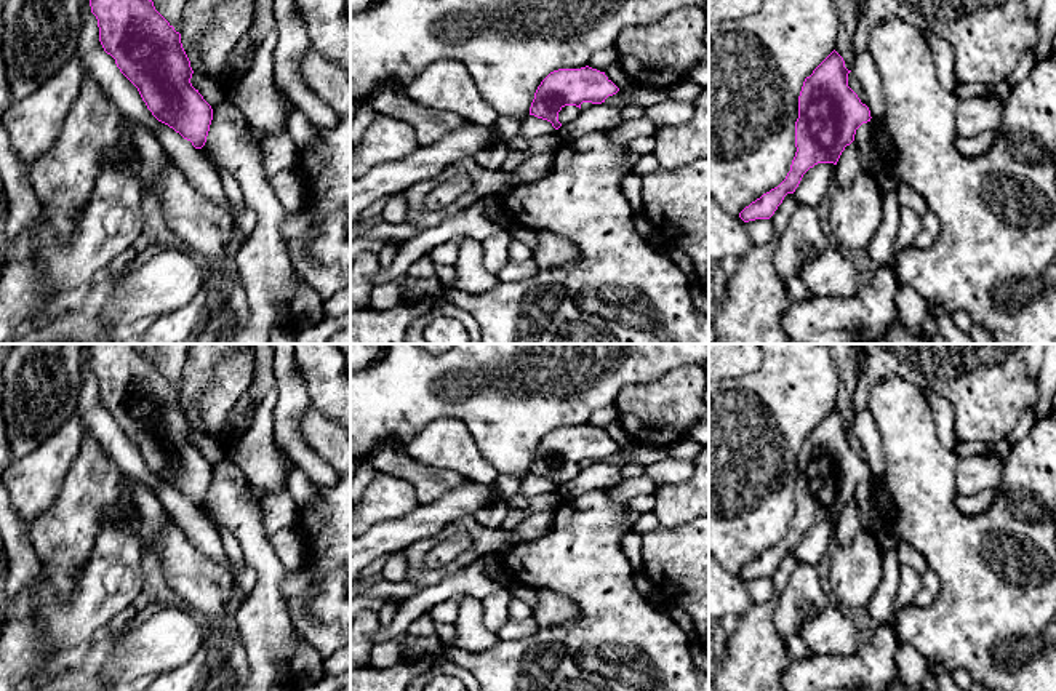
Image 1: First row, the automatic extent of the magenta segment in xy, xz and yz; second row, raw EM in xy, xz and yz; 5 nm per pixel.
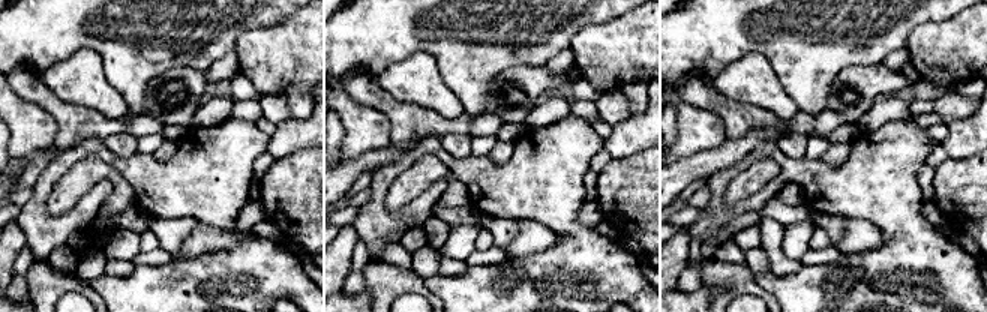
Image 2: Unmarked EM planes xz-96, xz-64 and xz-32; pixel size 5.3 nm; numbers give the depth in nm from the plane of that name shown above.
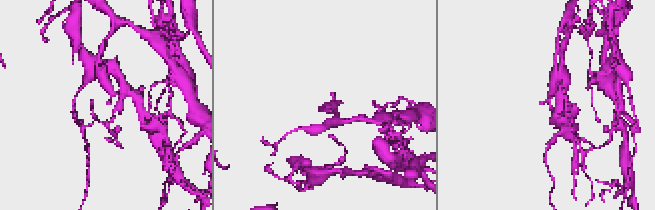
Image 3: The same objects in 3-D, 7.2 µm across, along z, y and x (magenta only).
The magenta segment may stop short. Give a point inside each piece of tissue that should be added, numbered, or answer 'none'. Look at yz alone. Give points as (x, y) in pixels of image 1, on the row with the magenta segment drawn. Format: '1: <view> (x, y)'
none

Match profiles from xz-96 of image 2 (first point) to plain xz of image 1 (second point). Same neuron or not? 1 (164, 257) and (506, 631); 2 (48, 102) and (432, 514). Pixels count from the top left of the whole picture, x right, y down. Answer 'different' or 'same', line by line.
1: same
2: different

